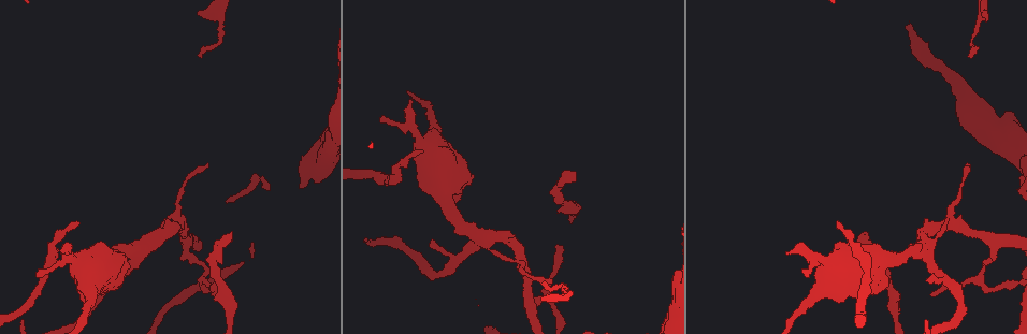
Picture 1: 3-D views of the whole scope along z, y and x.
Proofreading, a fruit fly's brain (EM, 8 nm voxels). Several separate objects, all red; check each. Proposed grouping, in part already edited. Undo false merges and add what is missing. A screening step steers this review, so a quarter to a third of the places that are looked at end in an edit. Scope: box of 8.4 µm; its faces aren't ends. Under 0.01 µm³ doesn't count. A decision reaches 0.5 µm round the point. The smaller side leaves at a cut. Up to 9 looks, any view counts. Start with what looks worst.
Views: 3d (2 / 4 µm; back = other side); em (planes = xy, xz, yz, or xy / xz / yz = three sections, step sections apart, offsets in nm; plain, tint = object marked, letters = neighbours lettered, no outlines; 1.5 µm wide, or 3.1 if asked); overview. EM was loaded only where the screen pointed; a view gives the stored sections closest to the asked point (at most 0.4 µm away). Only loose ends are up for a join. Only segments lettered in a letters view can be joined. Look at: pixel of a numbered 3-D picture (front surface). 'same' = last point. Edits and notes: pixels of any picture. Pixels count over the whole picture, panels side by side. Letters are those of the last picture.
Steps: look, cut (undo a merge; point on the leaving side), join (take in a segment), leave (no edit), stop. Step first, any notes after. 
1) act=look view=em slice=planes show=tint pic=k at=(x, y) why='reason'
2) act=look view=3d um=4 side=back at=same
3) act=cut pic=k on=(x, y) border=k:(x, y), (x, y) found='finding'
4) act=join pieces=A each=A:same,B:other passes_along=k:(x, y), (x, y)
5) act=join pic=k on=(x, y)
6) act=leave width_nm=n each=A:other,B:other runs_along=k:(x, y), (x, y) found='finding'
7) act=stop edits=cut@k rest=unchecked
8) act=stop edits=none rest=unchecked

act=look view=em slice=planes show=tint pic=1 at=(576, 179) why='free end'

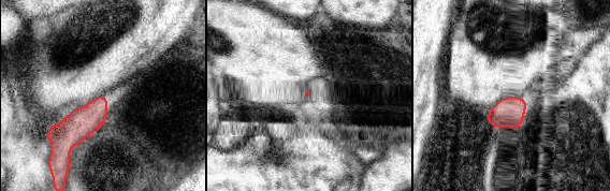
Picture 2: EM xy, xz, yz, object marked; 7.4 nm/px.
act=look view=em slice=planes show=letters at=same

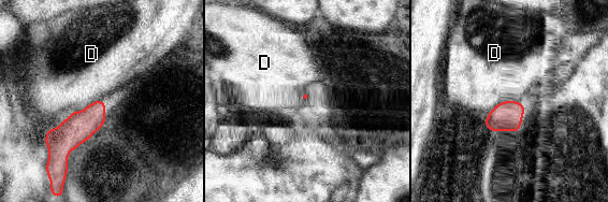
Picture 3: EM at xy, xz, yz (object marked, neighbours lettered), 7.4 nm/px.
act=leave each=D:other border=3:(104, 101), (71, 111) found='no lettered segment goes on from it'

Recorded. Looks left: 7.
act=look view=3d um=4 pic=1 at=(423, 152) why='branch stops here'

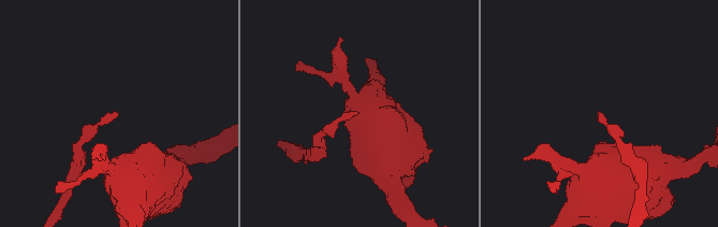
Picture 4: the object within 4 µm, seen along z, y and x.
act=look view=em slice=xz step=4 show=letters pic=4 at=(597, 113)

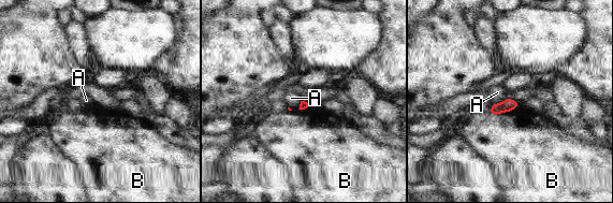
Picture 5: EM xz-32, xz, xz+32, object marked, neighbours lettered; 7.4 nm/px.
act=look view=em slice=planes show=letters at=same

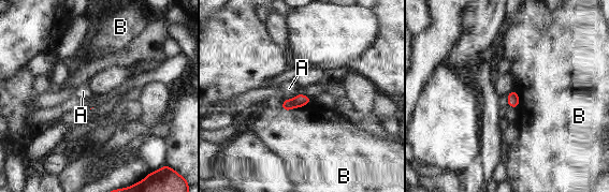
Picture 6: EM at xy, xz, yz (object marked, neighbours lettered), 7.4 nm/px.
act=leave each=A:other,B:other border=6:(296, 93), (291, 99), (284, 99) found='none of them fits'

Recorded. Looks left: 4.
act=look view=3d um=4 pic=1 at=(207, 165) why='thin end'

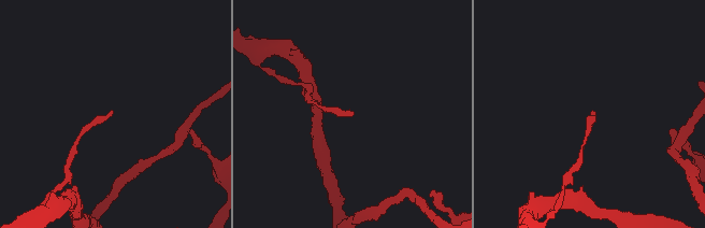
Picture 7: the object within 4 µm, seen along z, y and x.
act=look view=em slice=planes show=plain pic=7 at=(113, 113) why='shape alone is not enough'

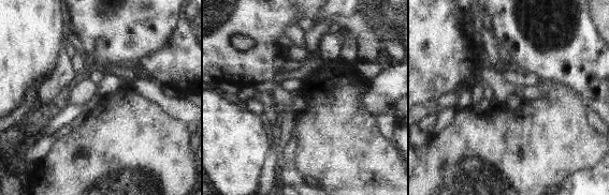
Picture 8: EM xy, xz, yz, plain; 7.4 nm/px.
act=look view=em slice=planes show=letters at=same

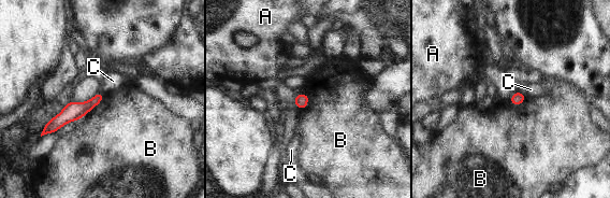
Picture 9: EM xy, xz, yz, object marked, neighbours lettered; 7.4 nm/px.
act=leave longest_contact=B:260nm each=A:other,B:other,C:other border=9:(104, 95), (80, 119) found='no lettered segment goes on from it'

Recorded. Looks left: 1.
act=look view=em slice=yz step=4 show=letters pic=1 at=(995, 245) why='sudden change in width'

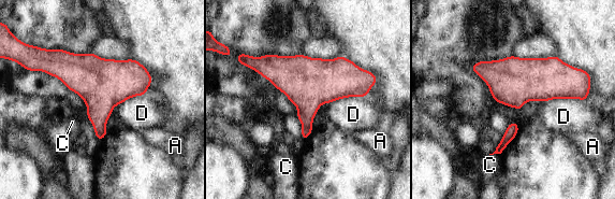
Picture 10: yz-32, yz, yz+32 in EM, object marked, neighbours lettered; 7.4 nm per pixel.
act=cut pic=10 on=(306, 130) width_nm=360 each=A:other,C:other,D:other border=10:(303, 125), (311, 127) found='a second cell is stuck on'

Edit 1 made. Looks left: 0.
act=stop edits=cut@10 rest=unchecked

